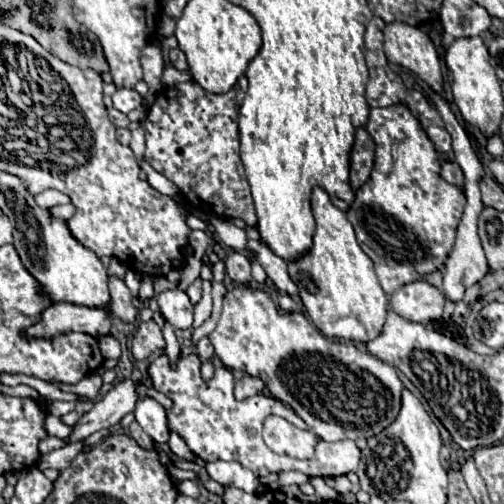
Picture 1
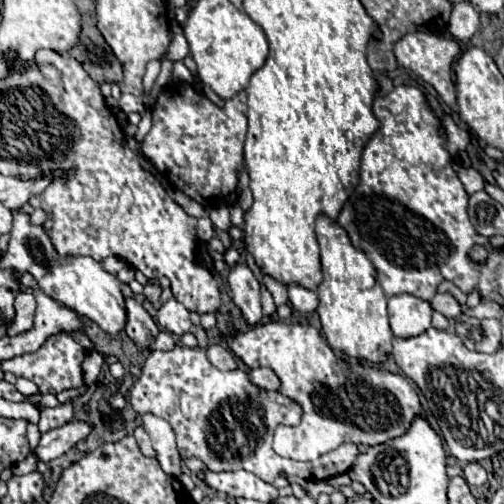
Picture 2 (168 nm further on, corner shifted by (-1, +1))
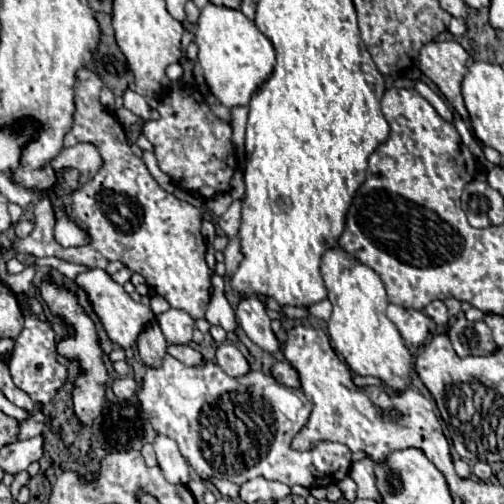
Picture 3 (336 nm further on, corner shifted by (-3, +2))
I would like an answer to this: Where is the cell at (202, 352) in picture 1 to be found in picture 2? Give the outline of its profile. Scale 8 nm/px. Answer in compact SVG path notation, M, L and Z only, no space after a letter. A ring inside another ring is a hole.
M211 345L211 347L207 349L207 359L209 359L217 369L221 369L221 371L231 371L231 369L237 367L233 353L231 353L227 347L223 347L223 345Z

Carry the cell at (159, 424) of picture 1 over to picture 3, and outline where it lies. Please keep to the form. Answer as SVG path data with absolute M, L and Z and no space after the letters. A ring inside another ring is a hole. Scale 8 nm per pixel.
M157 436L153 446L155 446L157 460L159 460L159 468L163 470L167 482L187 486L187 482L189 482L189 466L185 462L185 458L179 454L179 448L175 446L175 442L171 442L171 438Z

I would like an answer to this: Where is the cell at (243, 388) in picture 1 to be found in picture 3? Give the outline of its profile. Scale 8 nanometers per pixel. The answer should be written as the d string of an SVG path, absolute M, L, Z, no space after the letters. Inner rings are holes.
M277 362L277 364L273 366L271 374L273 374L273 378L275 378L277 382L281 382L281 384L285 384L285 386L289 386L289 388L299 388L299 386L301 386L299 374L297 374L297 370L295 370L289 362Z

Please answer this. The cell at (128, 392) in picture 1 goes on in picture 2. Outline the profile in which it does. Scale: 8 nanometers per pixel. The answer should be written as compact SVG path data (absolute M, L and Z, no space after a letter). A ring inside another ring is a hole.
M71 421L65 427L47 431L41 435L41 441L37 445L39 461L53 461L61 455L65 455L71 447L75 447L79 441L83 441L93 431L93 425L87 421Z

